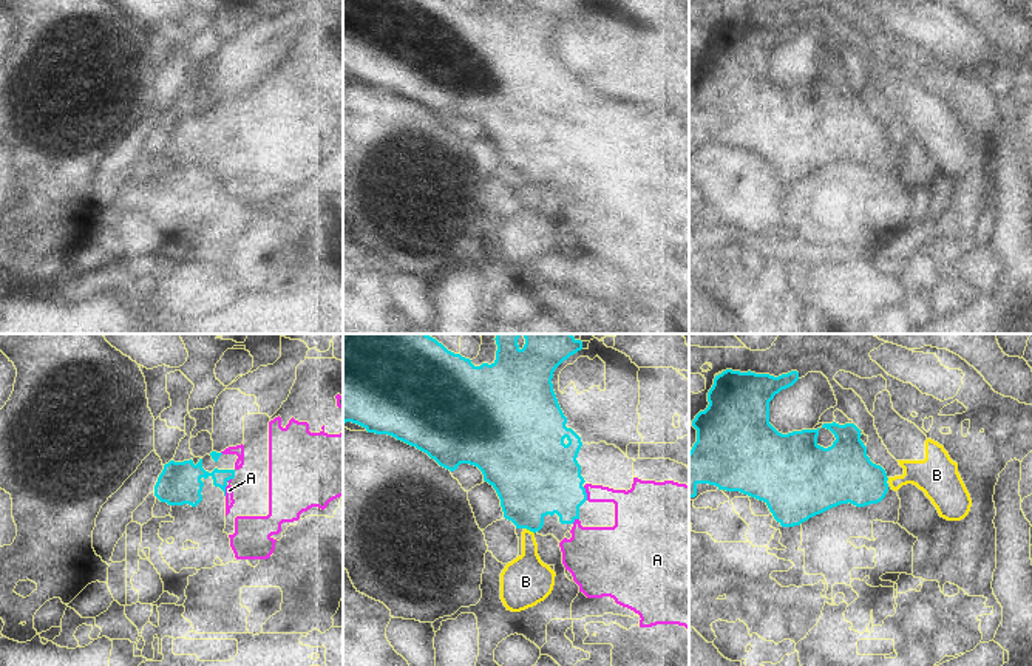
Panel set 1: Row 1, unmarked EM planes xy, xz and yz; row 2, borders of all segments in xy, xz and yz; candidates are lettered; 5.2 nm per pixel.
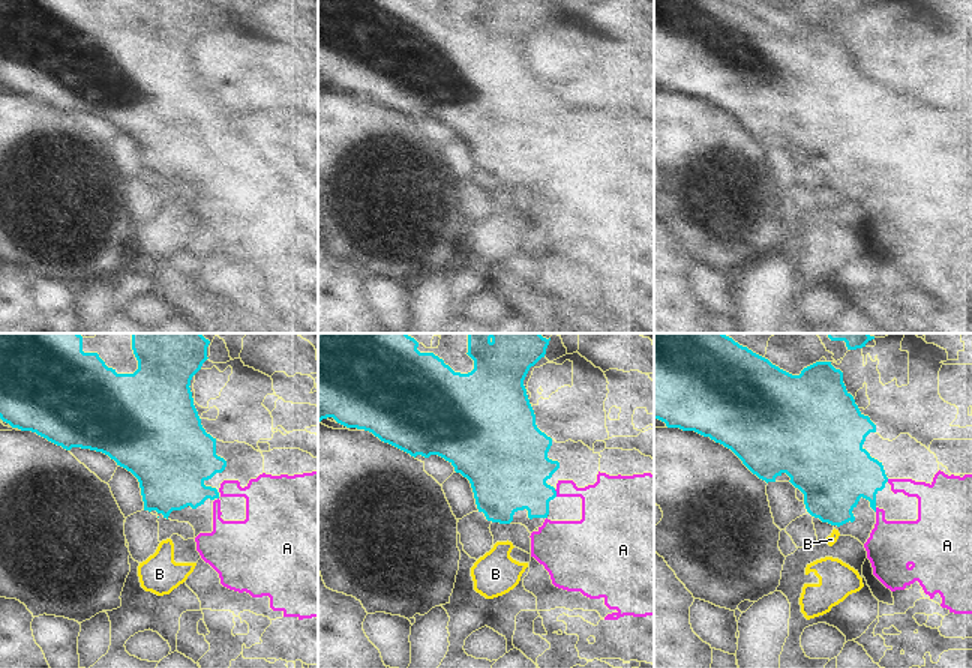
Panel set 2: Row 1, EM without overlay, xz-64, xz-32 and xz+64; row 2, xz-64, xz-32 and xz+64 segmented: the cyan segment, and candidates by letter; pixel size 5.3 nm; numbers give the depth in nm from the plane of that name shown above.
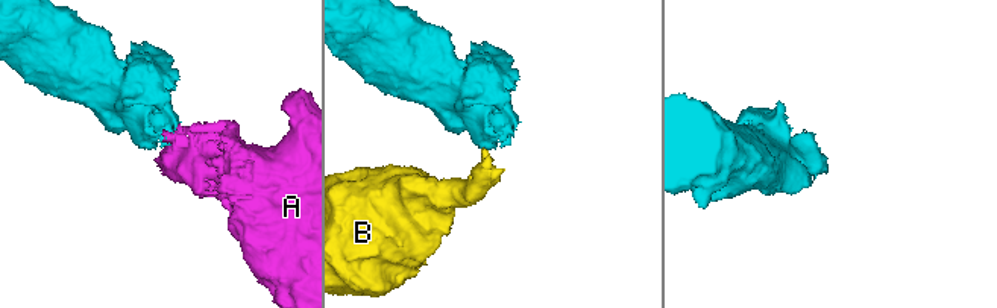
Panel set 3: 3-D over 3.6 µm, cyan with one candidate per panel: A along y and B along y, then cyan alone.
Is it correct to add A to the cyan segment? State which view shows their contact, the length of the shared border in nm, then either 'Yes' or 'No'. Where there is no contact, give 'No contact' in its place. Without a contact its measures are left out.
Touches cyan in xz. Shared border 80 nm. Yes.

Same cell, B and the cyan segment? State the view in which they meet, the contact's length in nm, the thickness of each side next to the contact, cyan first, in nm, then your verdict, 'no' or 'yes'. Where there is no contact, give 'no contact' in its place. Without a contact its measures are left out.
contact in xz; length 70 nm; calibres 380 and 220 nm; no

